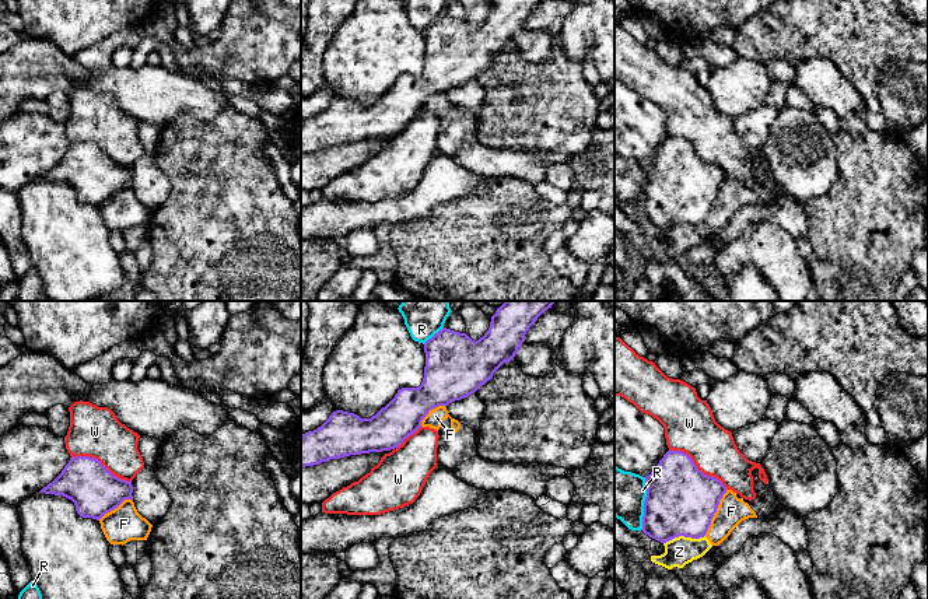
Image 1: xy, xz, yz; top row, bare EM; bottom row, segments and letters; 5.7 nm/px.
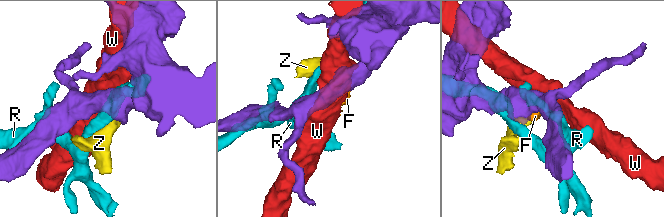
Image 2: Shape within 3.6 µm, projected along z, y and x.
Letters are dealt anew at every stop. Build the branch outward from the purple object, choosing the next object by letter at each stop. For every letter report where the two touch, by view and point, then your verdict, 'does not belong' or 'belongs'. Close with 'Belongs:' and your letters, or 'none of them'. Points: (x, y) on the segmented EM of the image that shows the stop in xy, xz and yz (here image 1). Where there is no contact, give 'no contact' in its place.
F: yz (715, 511) | does not belong
R: yz (644, 504) | does not belong
W: yz (696, 468) | does not belong
Z: yz (683, 535) | does not belong
Belongs: none of them

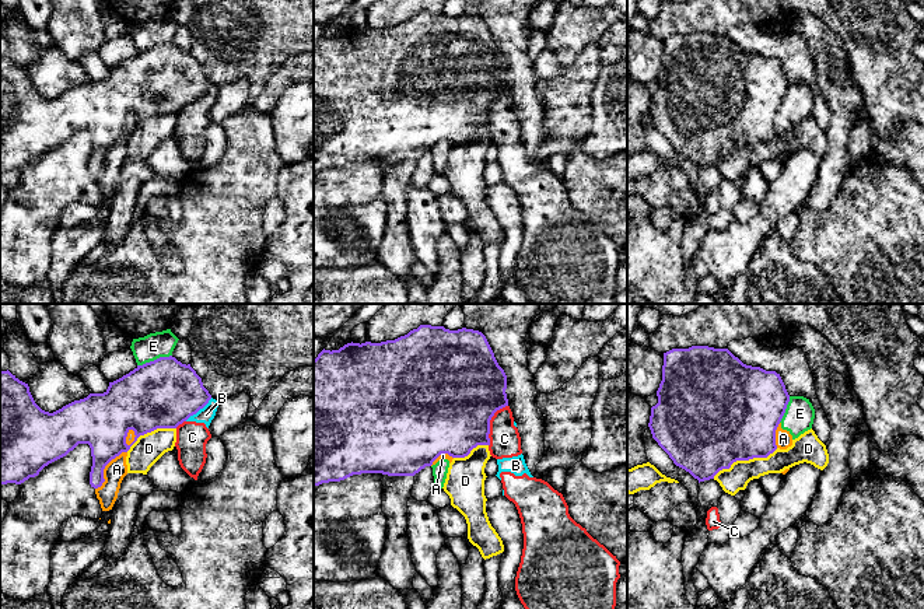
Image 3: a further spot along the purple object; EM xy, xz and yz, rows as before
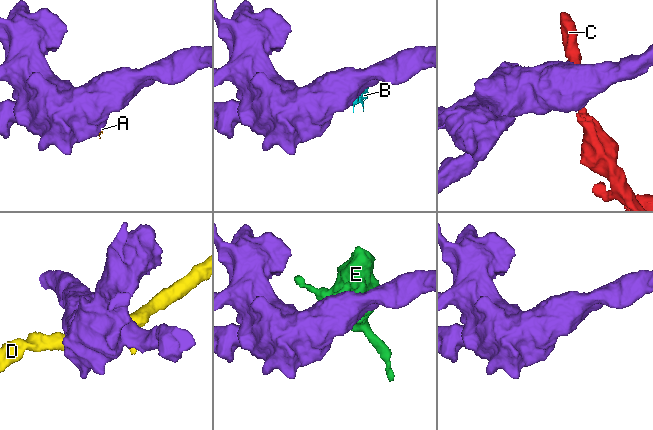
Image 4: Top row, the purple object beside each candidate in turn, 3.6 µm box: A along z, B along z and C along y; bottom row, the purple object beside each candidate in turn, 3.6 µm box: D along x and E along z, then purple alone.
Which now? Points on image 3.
A: xy (104, 468) | does not belong
B: xy (198, 410) | does not belong
C: xz (489, 423) | does not belong
D: yz (745, 459) | does not belong
E: xy (154, 360) | does not belong
Belongs: none of them

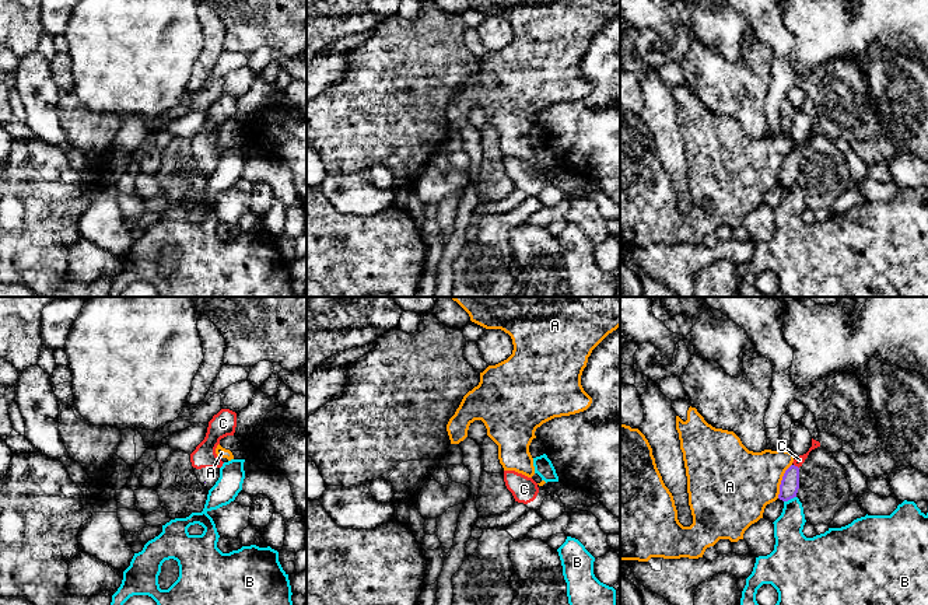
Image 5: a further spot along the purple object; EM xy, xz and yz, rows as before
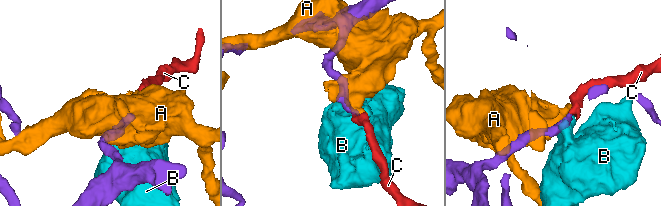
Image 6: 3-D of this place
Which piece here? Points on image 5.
A: yz (781, 481) | does not belong
B: yz (790, 499) | does not belong
C: yz (797, 467) | belongs
Belongs: C

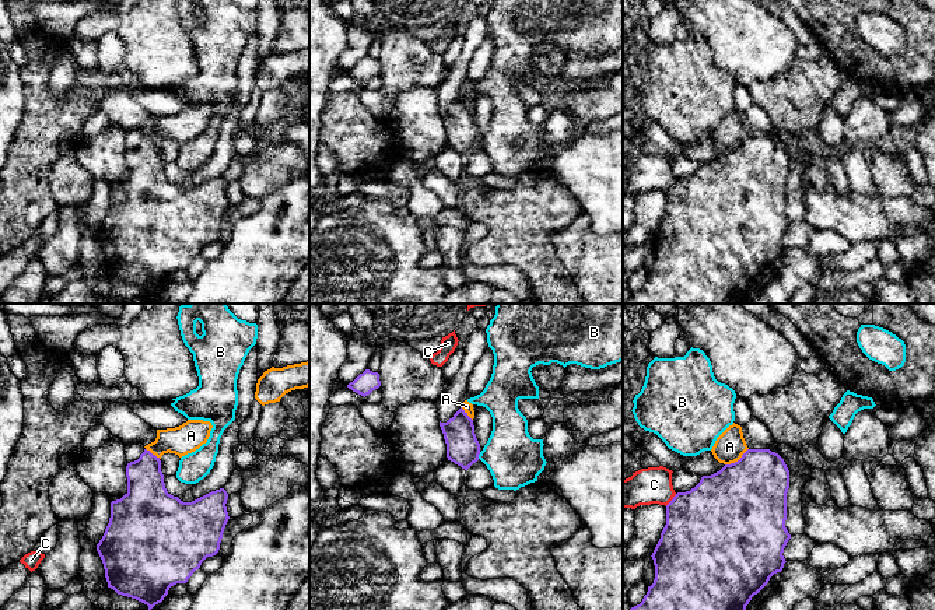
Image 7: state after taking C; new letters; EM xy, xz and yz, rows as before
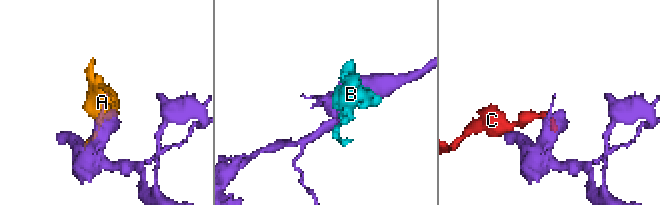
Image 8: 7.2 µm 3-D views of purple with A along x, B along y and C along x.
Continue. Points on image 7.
A: yz (738, 460) | does not belong
B: xz (479, 454) | does not belong
C: yz (672, 500) | does not belong
Belongs: none of them

